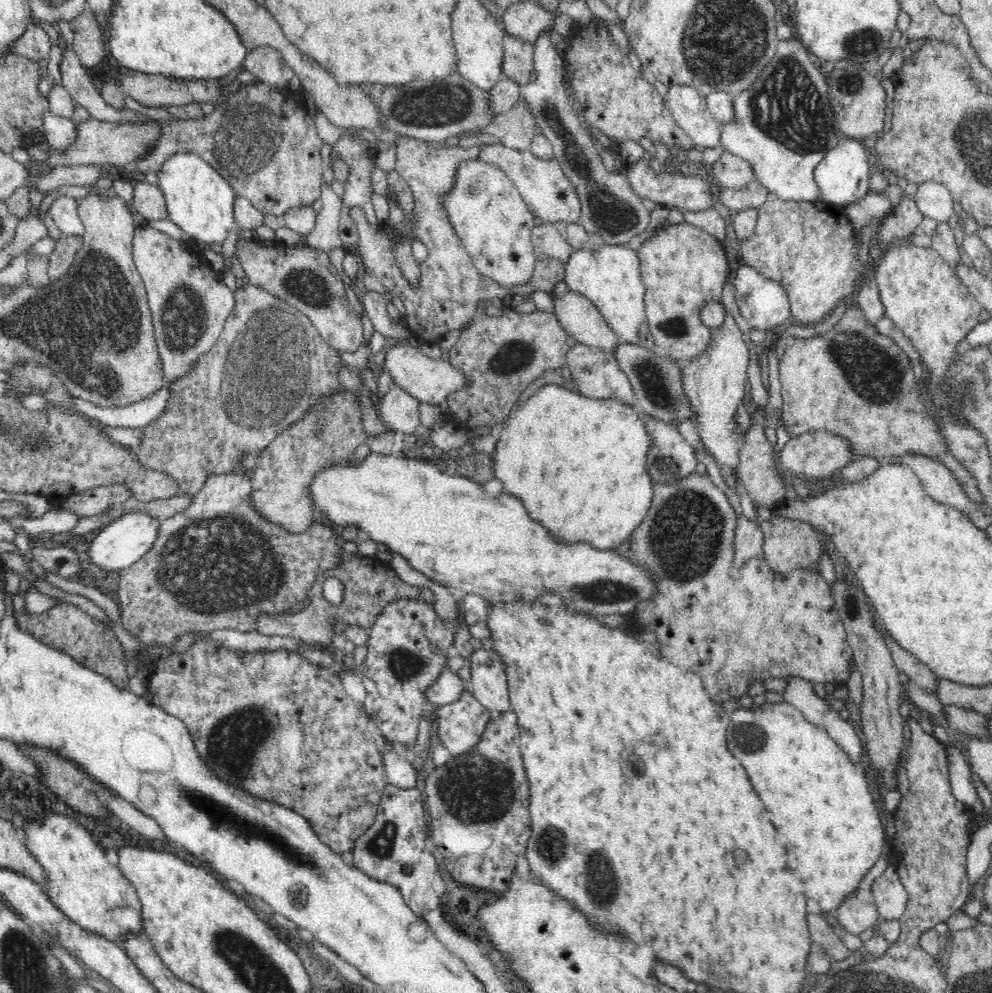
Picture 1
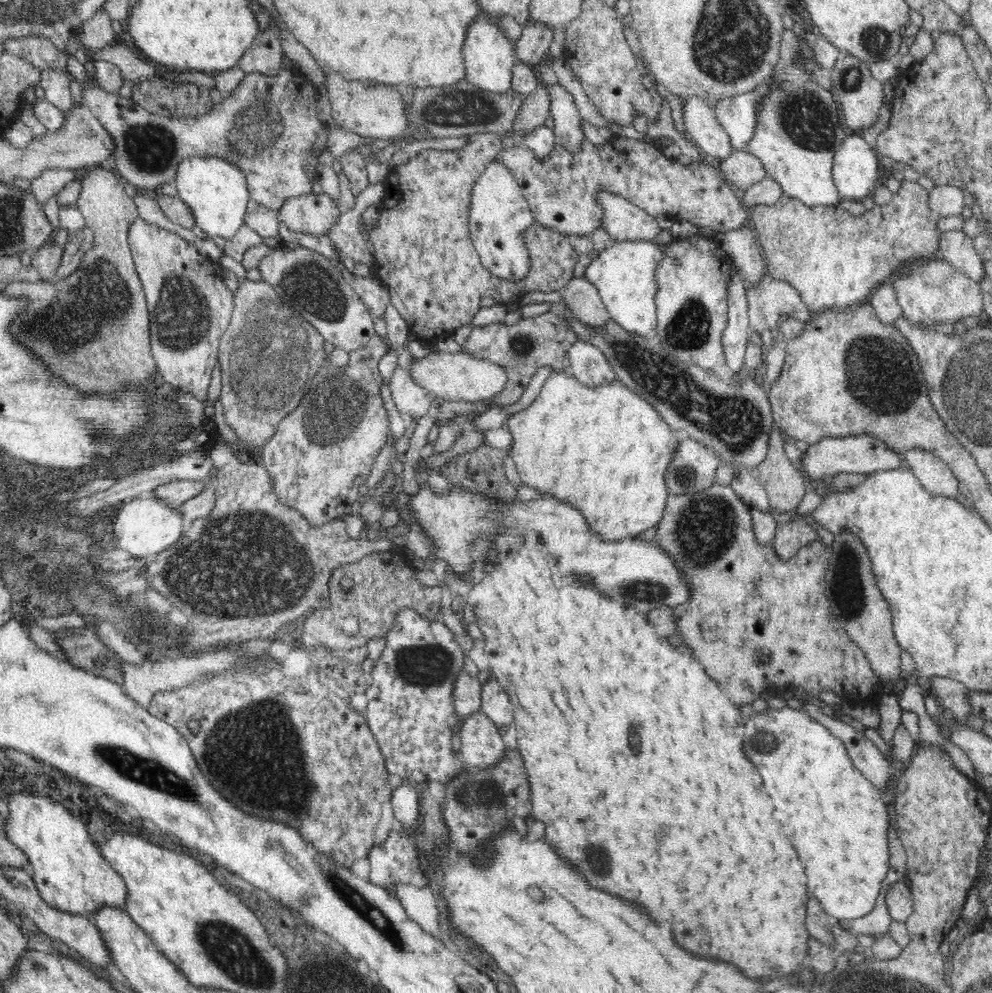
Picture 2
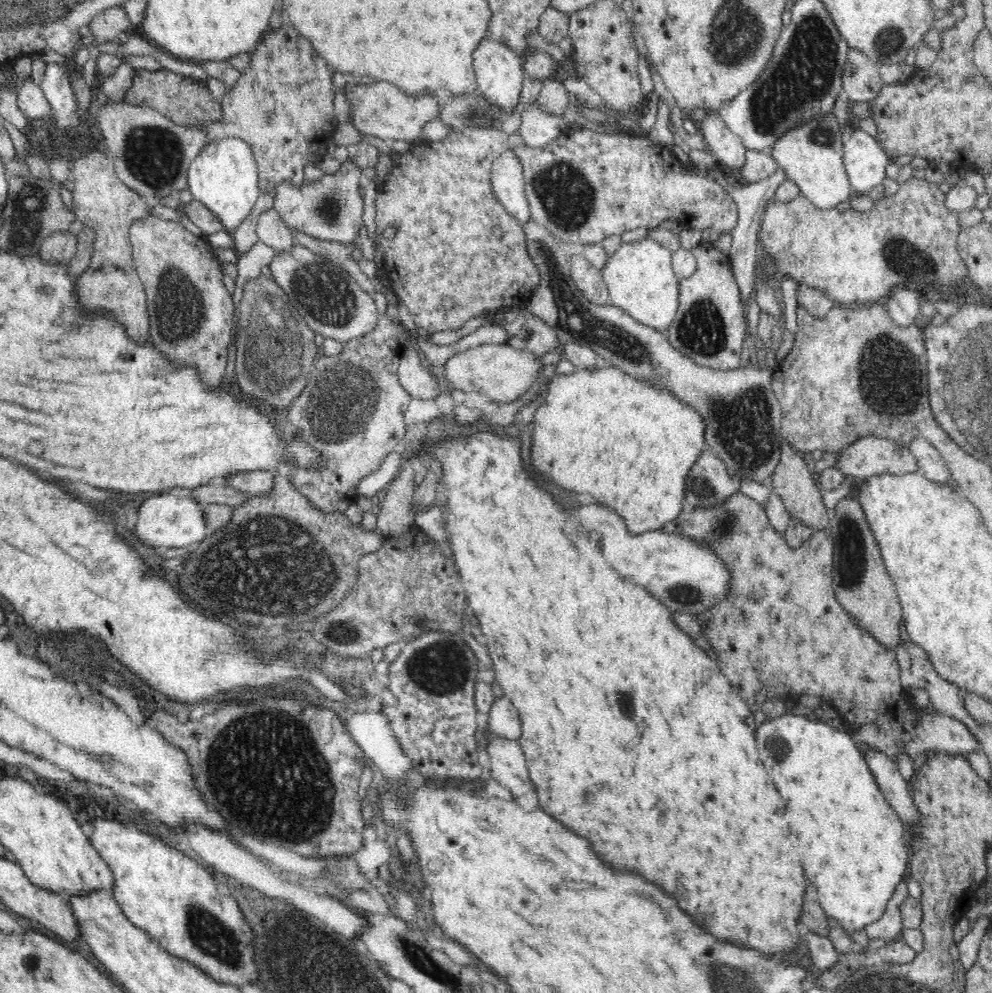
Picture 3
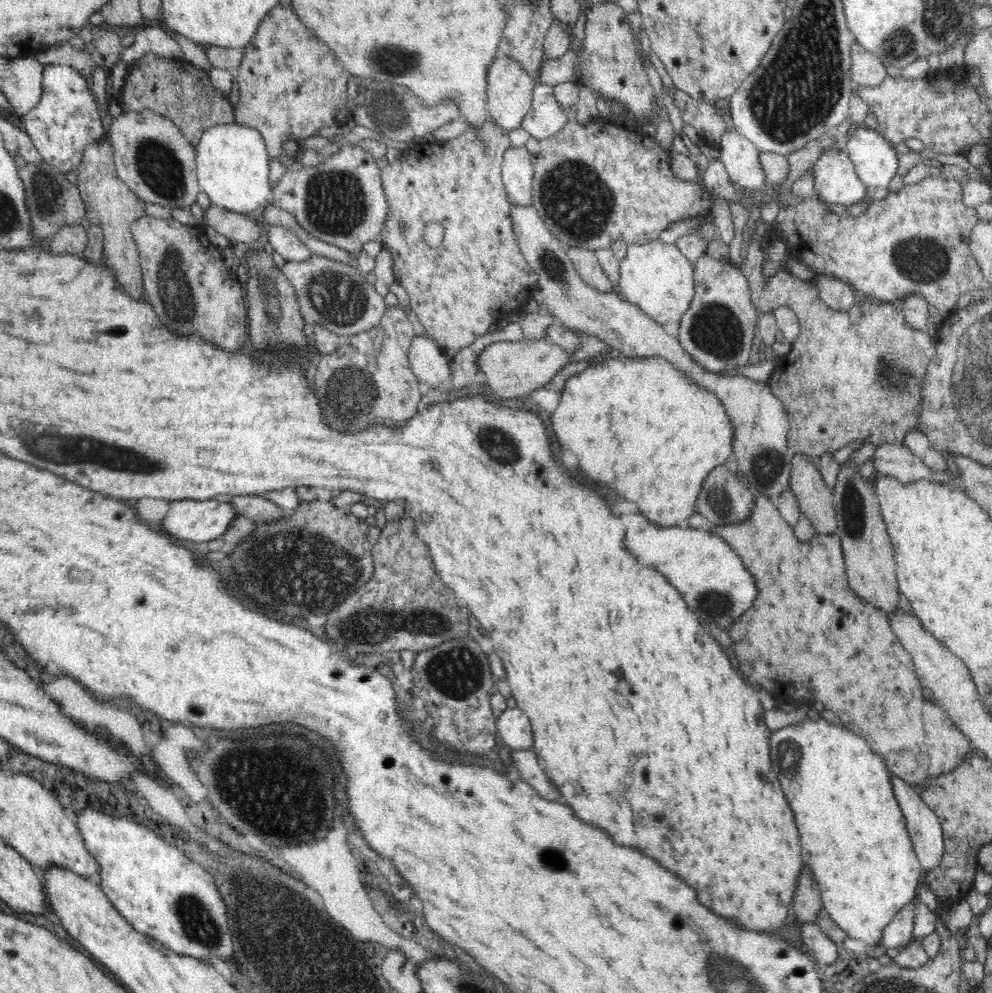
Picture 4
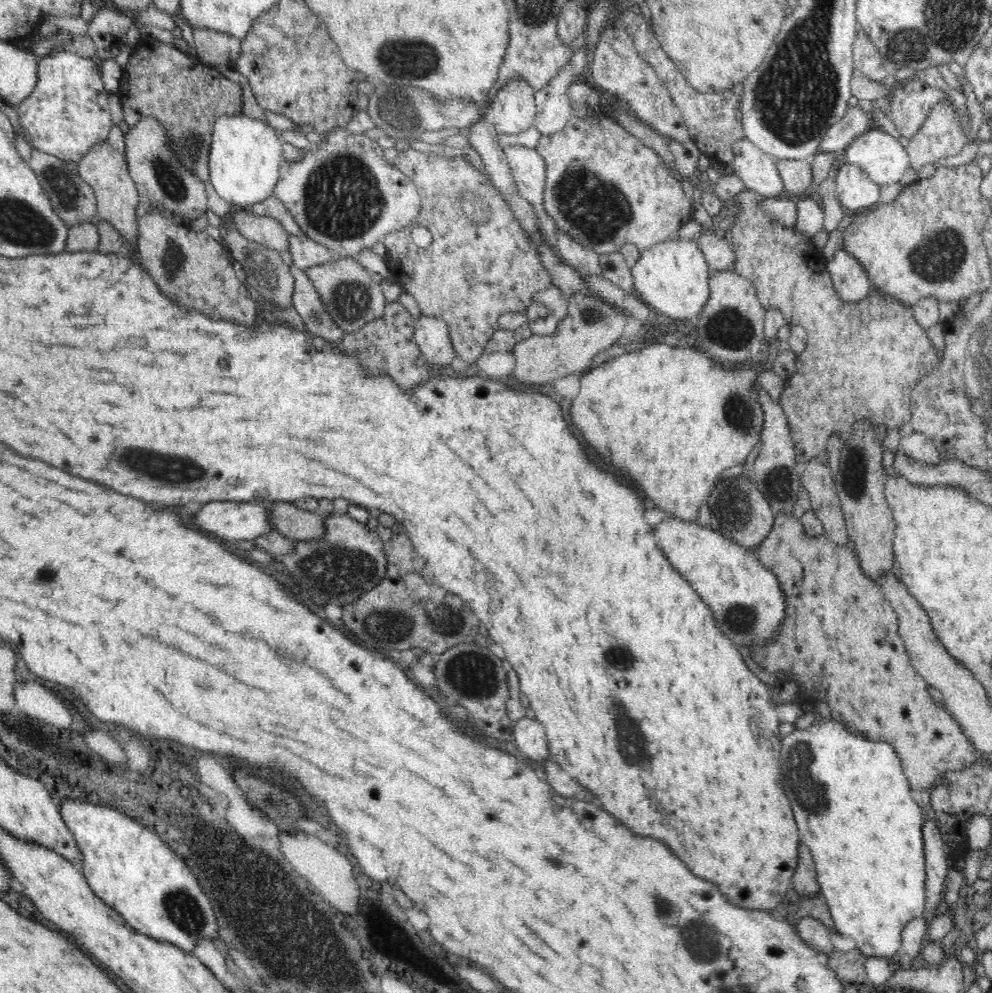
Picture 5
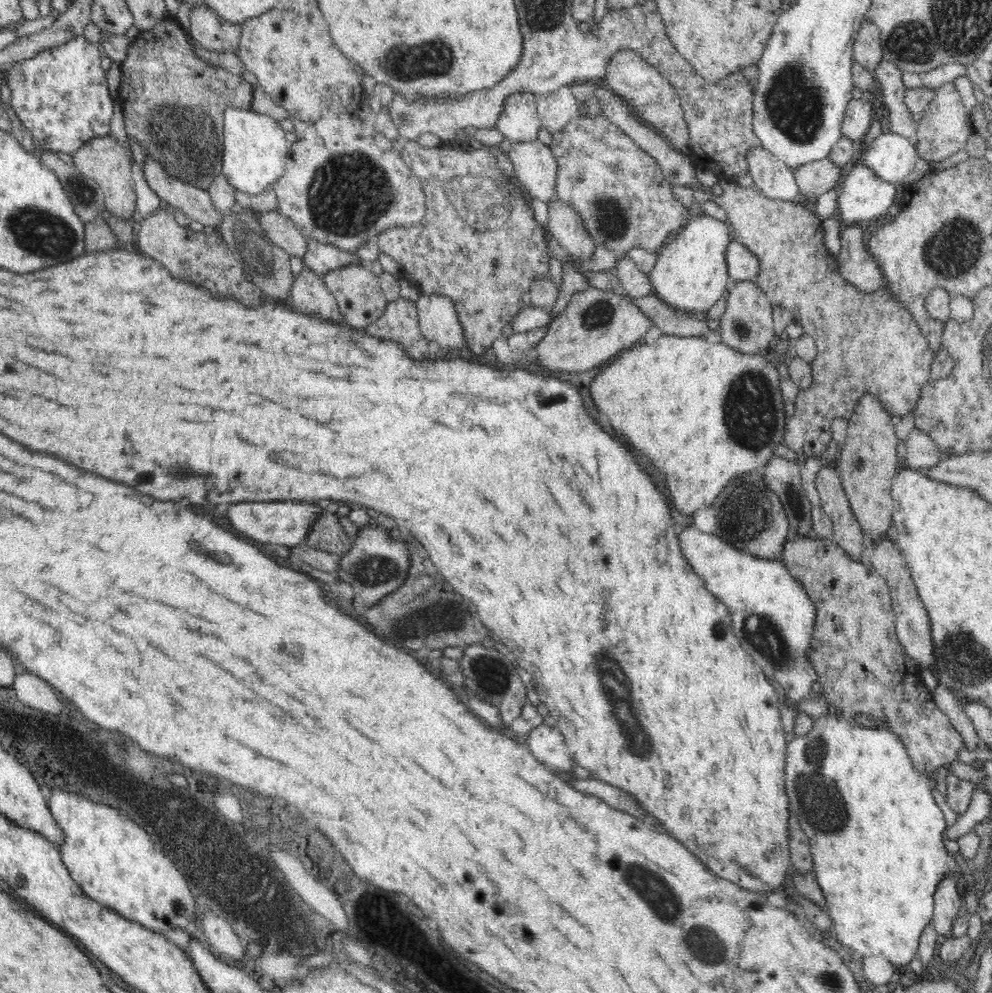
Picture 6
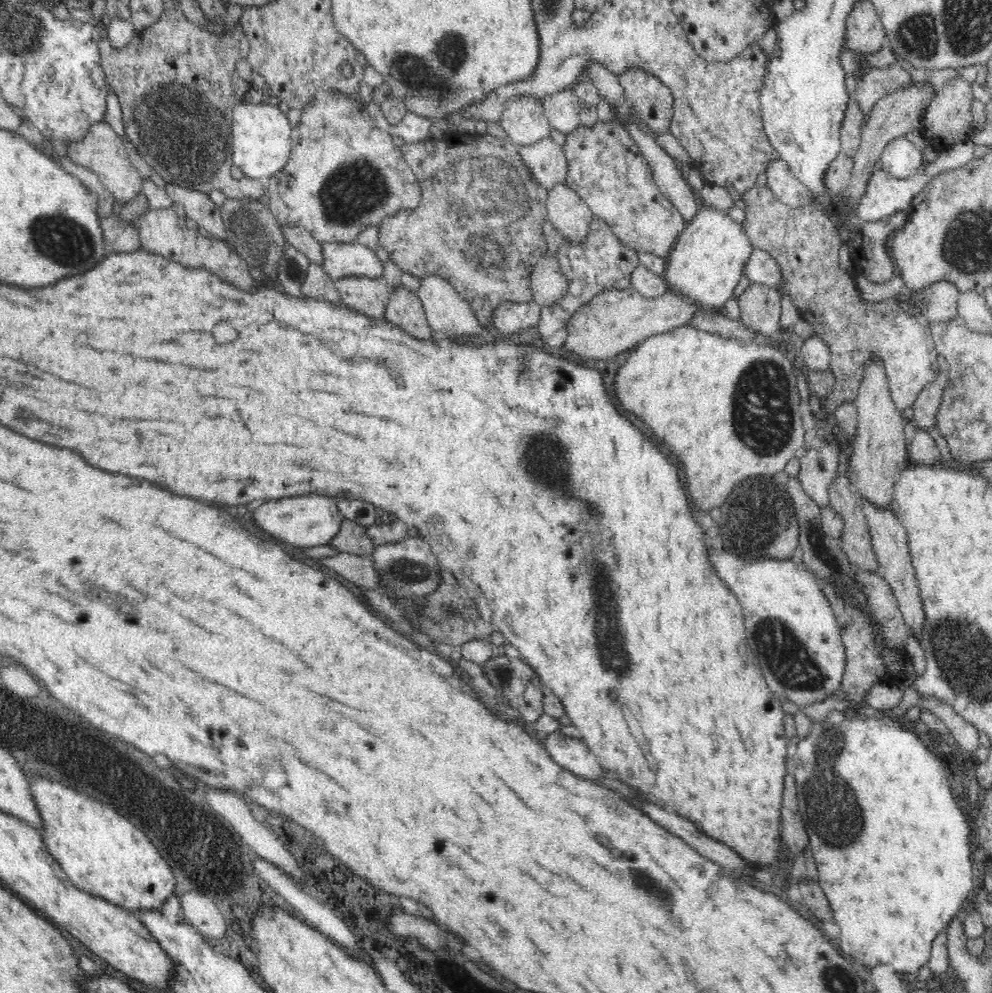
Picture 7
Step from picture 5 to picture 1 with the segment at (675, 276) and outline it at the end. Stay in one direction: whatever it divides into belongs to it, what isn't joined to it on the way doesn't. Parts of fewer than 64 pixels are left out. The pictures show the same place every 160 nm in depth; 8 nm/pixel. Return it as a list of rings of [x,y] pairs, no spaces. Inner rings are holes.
[[[605,243],[601,247],[592,248],[588,245],[573,250],[564,264],[561,280],[567,282],[571,291],[584,295],[598,307],[598,312],[615,332],[620,344],[636,344],[641,348],[654,349],[655,341],[649,331],[644,310],[646,287],[642,283],[638,251],[628,245]]]

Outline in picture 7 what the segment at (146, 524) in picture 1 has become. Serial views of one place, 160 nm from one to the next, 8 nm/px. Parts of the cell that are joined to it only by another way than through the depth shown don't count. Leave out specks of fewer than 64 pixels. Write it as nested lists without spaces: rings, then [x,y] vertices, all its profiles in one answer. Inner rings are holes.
[[[333,496],[288,497],[279,501],[260,503],[253,506],[253,520],[264,532],[290,544],[292,547],[312,547],[328,544],[344,523],[344,513],[340,511],[337,498]]]

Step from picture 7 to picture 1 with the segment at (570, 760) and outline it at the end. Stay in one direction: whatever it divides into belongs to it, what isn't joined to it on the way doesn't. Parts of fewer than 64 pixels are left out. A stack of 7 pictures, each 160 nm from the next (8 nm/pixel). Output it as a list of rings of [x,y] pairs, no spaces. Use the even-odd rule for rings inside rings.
[[[493,647],[478,649],[466,664],[471,667],[470,691],[480,704],[492,714],[512,710],[505,664]]]

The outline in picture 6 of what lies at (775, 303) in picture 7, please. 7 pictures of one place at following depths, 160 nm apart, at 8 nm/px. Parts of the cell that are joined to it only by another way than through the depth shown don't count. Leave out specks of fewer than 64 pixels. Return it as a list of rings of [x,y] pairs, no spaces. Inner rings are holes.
[[[736,281],[731,283],[727,292],[726,309],[720,317],[716,330],[720,333],[722,342],[743,354],[763,354],[774,340],[774,323],[772,323],[772,308],[766,293],[752,281]]]

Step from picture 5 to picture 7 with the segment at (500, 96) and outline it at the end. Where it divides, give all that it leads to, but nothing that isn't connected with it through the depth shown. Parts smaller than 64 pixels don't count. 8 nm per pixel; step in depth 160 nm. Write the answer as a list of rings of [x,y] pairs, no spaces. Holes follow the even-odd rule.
[[[532,95],[509,98],[500,124],[517,146],[529,146],[549,136],[551,124],[544,116],[542,101]]]

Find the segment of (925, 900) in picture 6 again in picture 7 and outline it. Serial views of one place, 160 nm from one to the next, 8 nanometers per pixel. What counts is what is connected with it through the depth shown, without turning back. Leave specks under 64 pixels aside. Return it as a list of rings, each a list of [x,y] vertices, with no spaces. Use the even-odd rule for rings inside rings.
[[[838,710],[829,714],[824,723],[815,722],[811,727],[810,734],[801,739],[794,747],[791,767],[796,783],[796,795],[800,800],[798,802],[800,814],[804,818],[806,830],[810,834],[810,848],[812,848],[813,858],[816,858],[818,884],[823,890],[822,894],[825,894],[828,899],[833,912],[833,921],[840,927],[840,937],[835,942],[843,952],[848,956],[858,958],[867,968],[892,965],[901,977],[904,974],[910,974],[910,972],[918,973],[920,968],[928,965],[930,961],[930,950],[932,950],[934,938],[948,928],[948,924],[952,922],[954,916],[957,916],[964,900],[973,890],[974,874],[972,873],[972,860],[970,860],[972,854],[970,843],[973,842],[971,840],[973,834],[966,814],[962,812],[962,808],[956,801],[958,798],[957,783],[954,777],[946,772],[946,766],[939,753],[924,747],[924,743],[920,741],[920,737],[916,733],[904,729],[898,722],[864,718],[864,716],[848,718],[844,711]]]

